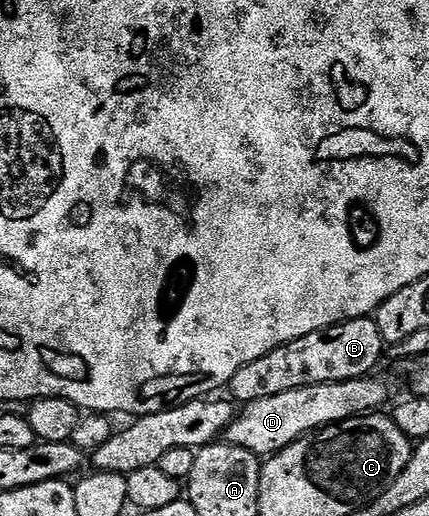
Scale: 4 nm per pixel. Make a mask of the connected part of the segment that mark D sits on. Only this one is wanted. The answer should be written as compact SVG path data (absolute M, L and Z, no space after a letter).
M373 379L303 386L295 390L283 390L283 394L271 394L271 398L259 398L259 402L246 404L238 411L231 426L224 432L224 443L243 446L257 457L268 458L308 432L350 420L353 416L376 413L380 409L377 407L388 398L389 388L383 381Z

